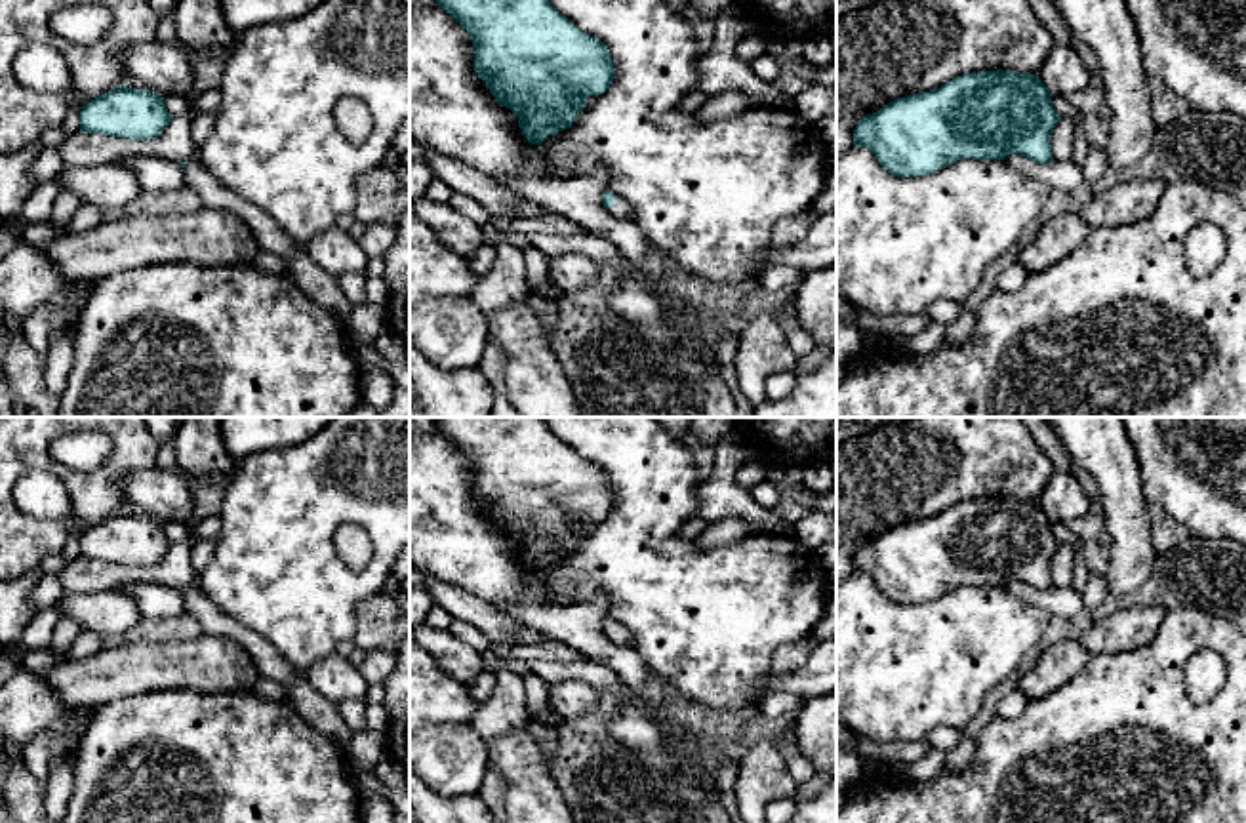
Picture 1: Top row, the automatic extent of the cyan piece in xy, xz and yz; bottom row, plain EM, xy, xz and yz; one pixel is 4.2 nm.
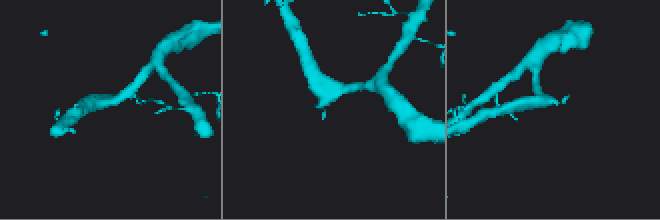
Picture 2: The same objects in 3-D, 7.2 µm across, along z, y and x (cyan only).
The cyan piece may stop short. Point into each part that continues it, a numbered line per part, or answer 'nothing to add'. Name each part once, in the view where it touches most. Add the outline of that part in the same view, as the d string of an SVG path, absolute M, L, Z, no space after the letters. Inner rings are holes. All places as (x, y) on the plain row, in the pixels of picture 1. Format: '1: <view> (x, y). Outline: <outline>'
1: xz (622, 635). Outline: M615 623L613 632L608 636L613 644L633 646L633 634L627 627Z

